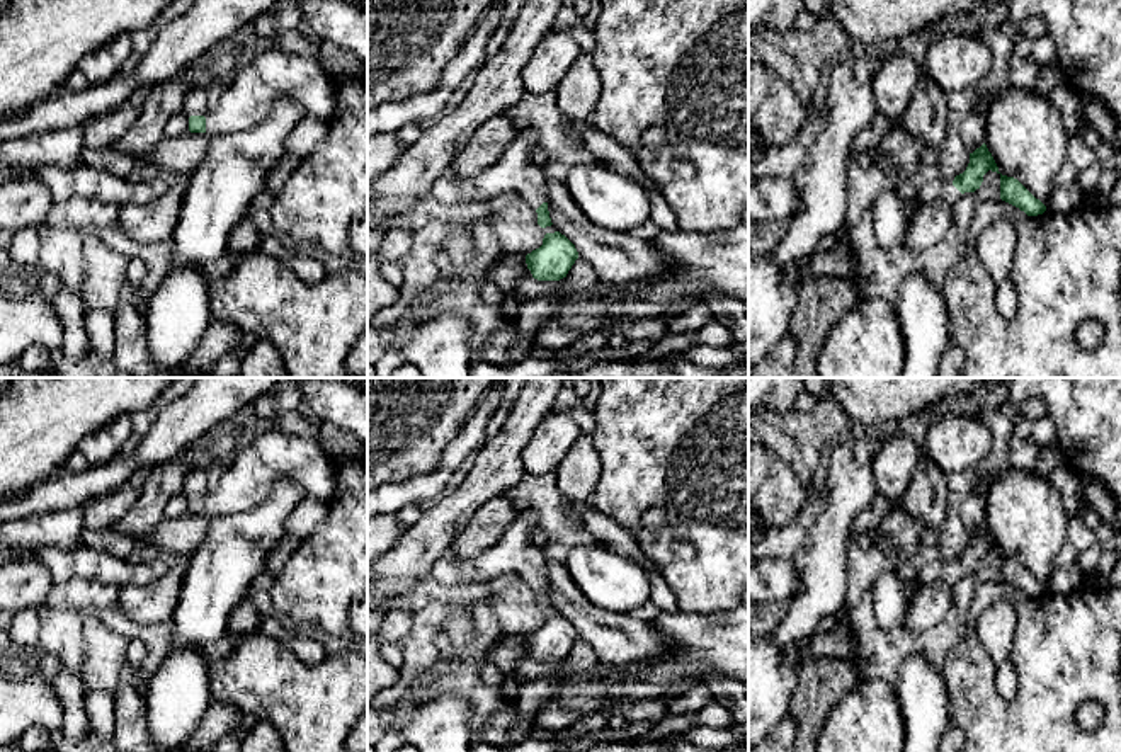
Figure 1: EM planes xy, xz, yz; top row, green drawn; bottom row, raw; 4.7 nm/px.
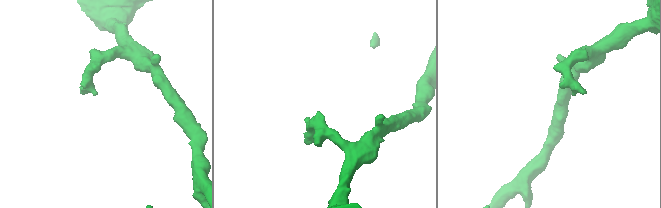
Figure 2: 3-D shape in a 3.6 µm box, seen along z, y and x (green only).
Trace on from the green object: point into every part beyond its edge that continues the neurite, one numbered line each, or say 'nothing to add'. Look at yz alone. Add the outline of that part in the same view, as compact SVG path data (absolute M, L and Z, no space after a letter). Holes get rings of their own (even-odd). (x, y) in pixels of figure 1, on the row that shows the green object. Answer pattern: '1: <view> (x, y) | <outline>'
1: yz (941, 189) | M936 179L920 189L917 189L917 196L920 204L930 202L930 201L949 201L954 202L961 192L953 185L954 179Z

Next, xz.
1: xz (516, 172) | M522 128L495 165L478 175L463 179L452 179L444 174L435 180L429 196L456 204L490 201L500 194L514 192L526 199L532 209L538 209L543 202L548 202L548 179L532 160L536 146L536 131Z

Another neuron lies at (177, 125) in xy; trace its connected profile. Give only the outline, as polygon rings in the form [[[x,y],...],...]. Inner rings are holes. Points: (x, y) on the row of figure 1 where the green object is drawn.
[[[180,109],[165,124],[165,138],[177,138],[189,131],[189,116]]]

